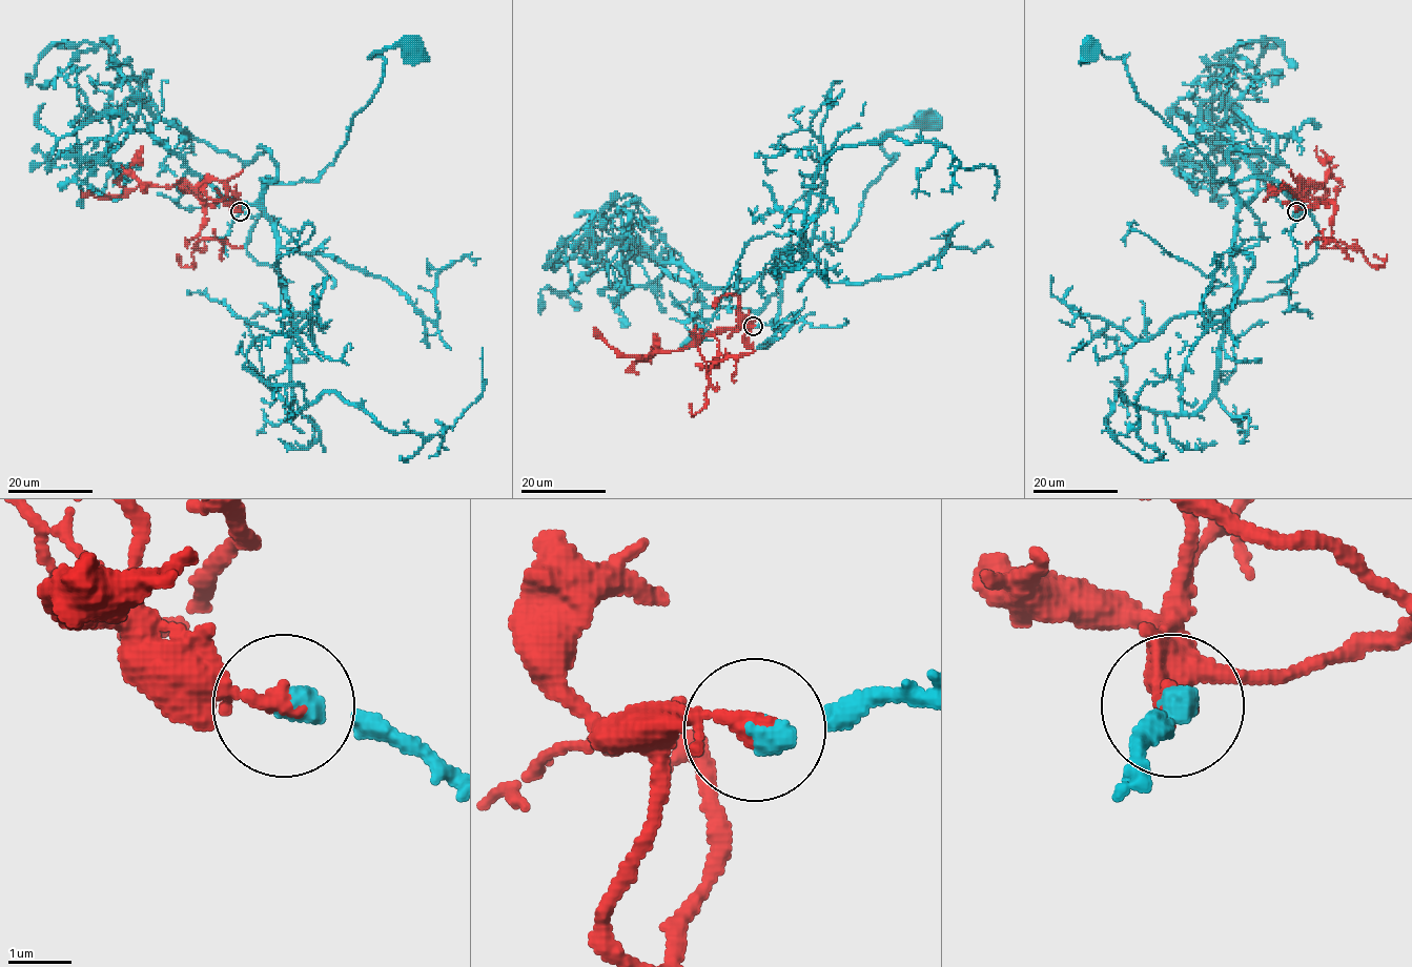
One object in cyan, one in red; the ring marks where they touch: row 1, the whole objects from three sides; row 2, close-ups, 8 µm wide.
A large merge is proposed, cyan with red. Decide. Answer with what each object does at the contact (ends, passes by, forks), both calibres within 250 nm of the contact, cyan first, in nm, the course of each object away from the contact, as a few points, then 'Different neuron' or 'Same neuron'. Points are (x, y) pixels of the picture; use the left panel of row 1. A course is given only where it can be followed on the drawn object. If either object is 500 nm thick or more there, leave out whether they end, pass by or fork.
At the ring cyan ends. At the ring red ends. Thickness 400 nm (cyan) against 320 nm. Course of cyan: (240, 211), (259, 215), (267, 179), (315, 181), (381, 81), (384, 60), (368, 59), (410, 49). Course of red: (240, 211), (221, 182), (207, 180), (198, 188), (206, 200), (192, 266), (182, 266), (178, 254). Same neuron

